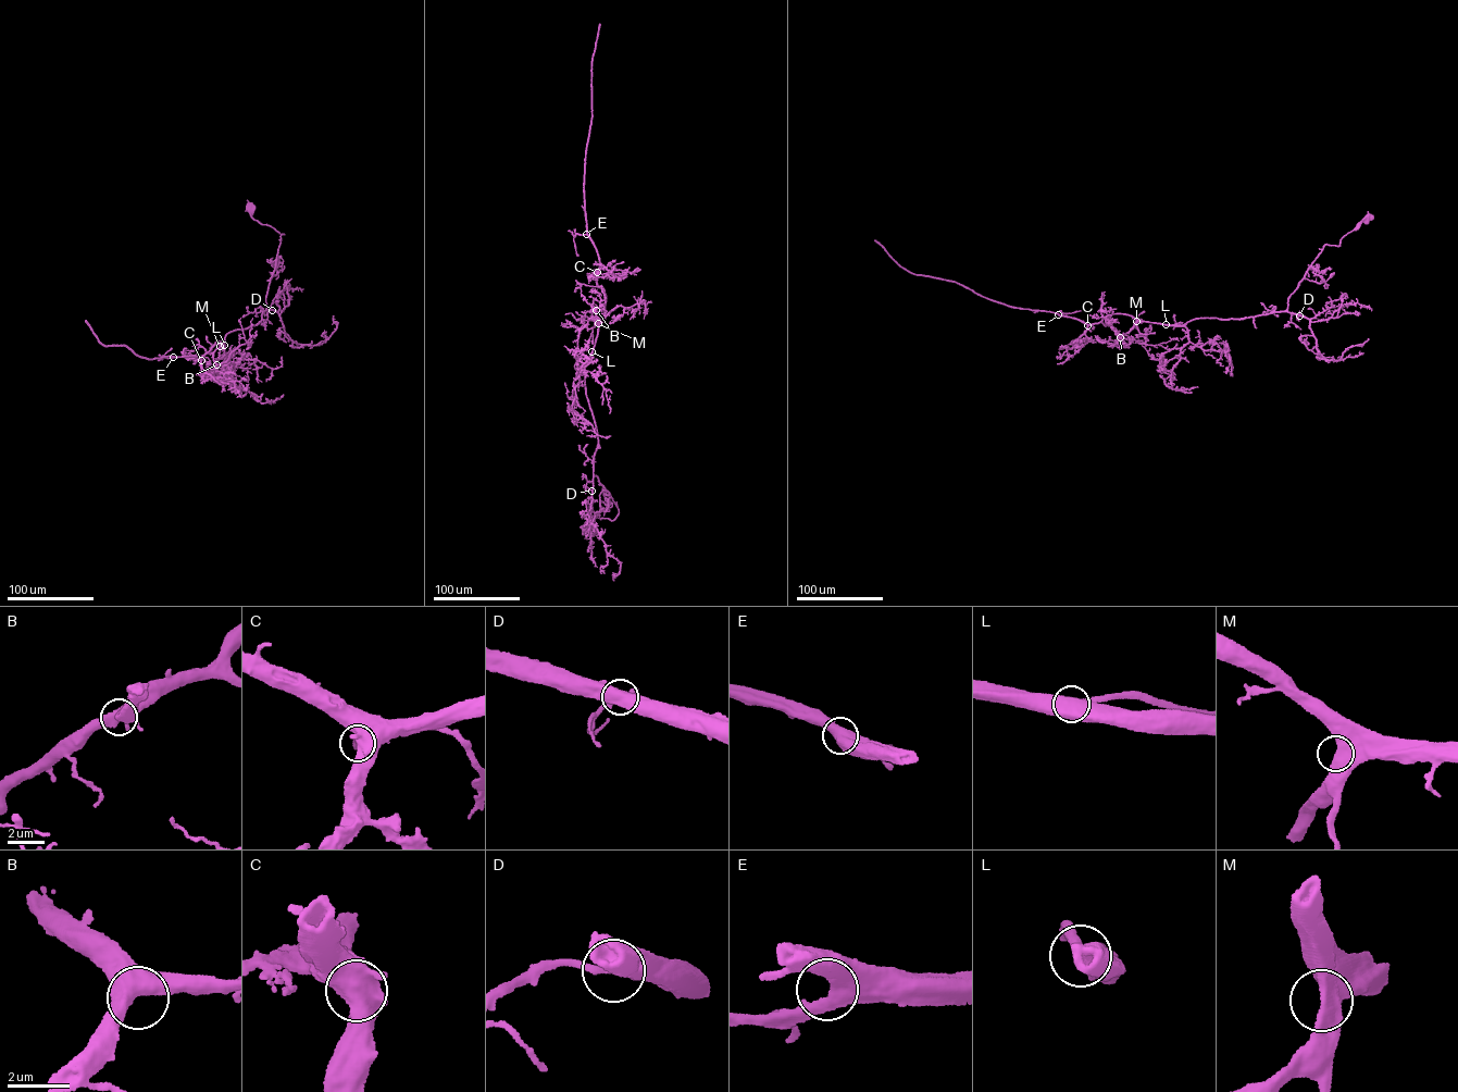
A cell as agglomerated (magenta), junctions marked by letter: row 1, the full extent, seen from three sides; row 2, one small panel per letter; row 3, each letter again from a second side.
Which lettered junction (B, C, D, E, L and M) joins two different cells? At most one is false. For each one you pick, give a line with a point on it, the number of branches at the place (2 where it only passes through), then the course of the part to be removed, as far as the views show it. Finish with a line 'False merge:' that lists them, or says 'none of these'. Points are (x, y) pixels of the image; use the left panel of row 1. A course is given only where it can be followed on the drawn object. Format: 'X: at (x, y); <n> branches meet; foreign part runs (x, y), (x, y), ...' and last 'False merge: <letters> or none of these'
False merge: none of these

